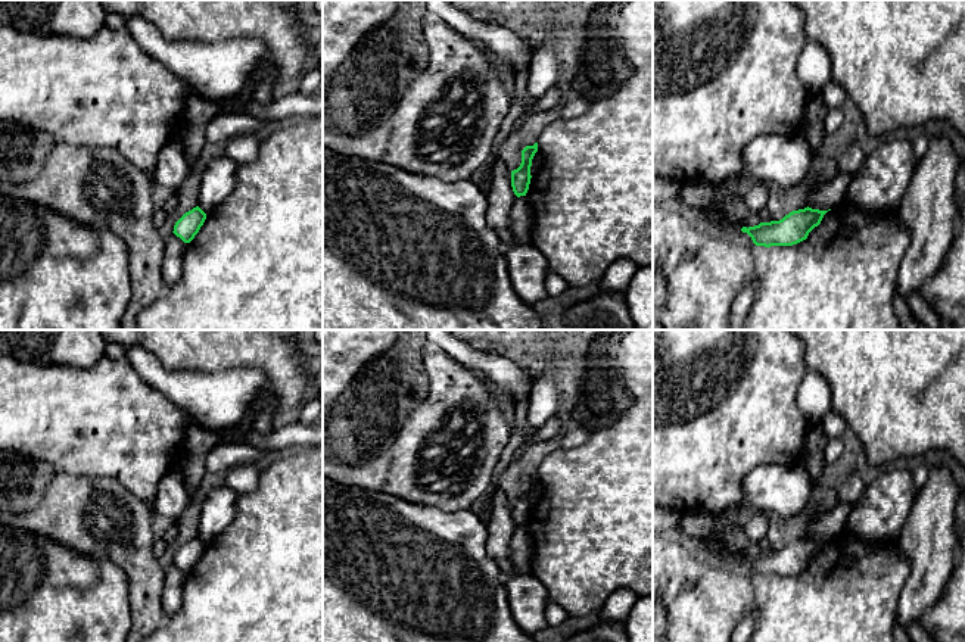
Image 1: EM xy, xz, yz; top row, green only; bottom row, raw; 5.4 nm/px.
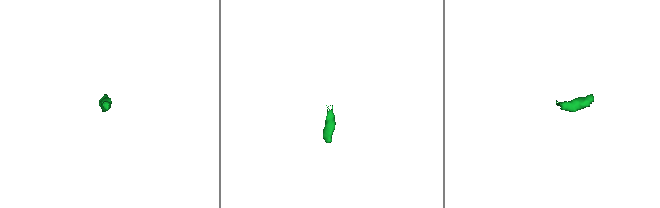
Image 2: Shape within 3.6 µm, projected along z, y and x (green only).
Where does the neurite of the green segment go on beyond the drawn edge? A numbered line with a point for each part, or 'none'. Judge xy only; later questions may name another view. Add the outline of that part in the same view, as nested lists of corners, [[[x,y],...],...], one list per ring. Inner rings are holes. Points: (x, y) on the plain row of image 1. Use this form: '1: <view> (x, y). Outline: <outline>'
none

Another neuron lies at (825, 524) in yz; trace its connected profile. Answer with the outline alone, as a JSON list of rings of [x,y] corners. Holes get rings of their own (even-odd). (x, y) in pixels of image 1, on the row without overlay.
[[[840,502],[828,509],[812,514],[809,537],[828,540],[846,529],[852,504]]]

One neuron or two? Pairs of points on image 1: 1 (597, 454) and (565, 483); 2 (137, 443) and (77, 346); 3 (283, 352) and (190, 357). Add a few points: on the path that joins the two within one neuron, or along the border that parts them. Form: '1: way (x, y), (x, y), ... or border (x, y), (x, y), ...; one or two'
1: way (590, 461), (572, 479); one
2: border (103, 354), (89, 367), (55, 365); two
3: way (260, 352), (214, 352); one

